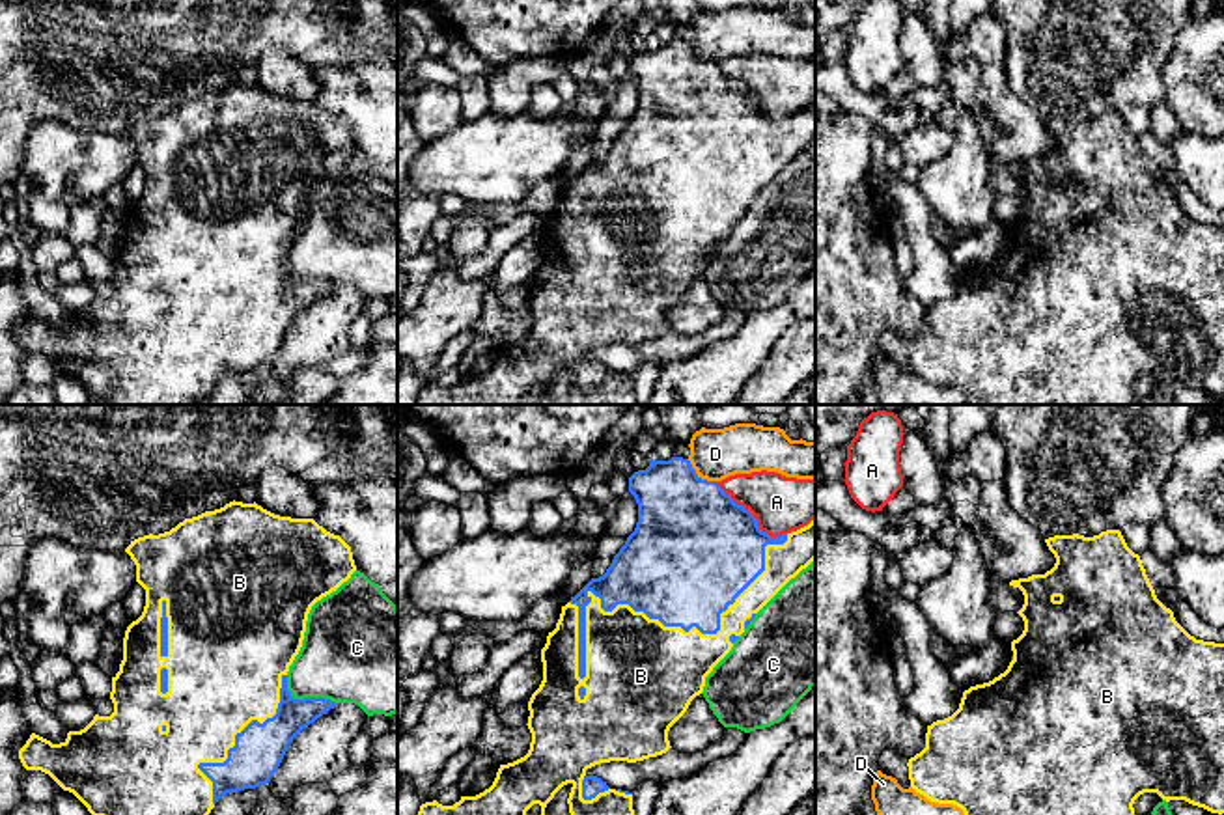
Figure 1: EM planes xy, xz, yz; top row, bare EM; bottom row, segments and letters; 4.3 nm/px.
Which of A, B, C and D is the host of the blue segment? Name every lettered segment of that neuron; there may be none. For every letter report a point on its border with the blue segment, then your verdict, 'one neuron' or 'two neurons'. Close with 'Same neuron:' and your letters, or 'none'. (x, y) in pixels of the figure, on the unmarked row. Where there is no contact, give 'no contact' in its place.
A: meets blue in xz at (754, 99); two neurons
B: meets blue in xz at (663, 206); one neuron
C: meets blue in xy at (305, 280); two neurons
D: meets blue in xz at (700, 60); two neurons
Same neuron: B

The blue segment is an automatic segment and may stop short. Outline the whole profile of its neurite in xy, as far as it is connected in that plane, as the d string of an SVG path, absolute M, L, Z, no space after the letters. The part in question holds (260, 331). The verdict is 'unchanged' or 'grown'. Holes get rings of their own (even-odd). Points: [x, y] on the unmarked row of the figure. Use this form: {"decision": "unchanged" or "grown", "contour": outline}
{"decision": "grown", "contour": "M235 82L220 91L185 101L170 114L138 119L131 123L125 134L136 147L136 164L146 172L146 188L142 198L125 213L123 242L119 254L112 259L110 282L114 295L110 298L95 297L84 311L69 313L67 321L60 326L52 326L32 315L19 332L19 341L26 352L49 356L63 373L73 375L93 399L103 399L108 405L202 405L224 377L267 367L293 321L338 287L325 280L295 282L287 272L287 254L302 229L312 188L347 164L356 153L356 147L351 129L313 101L280 99L256 84L243 86Z"}

